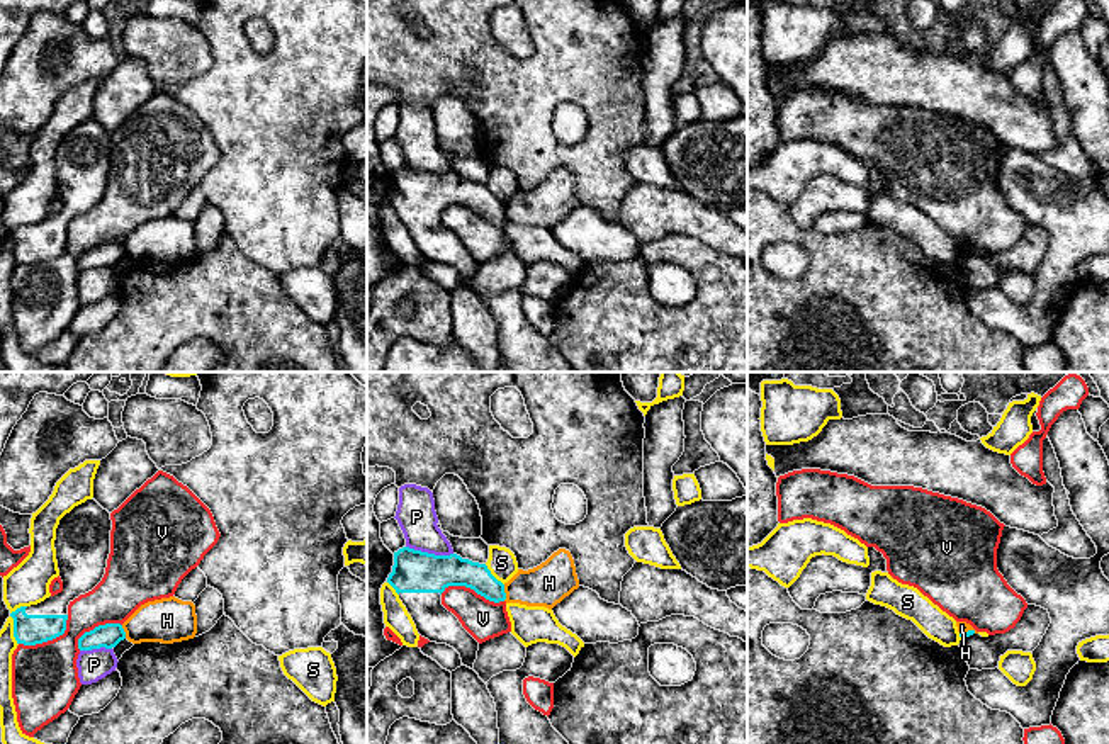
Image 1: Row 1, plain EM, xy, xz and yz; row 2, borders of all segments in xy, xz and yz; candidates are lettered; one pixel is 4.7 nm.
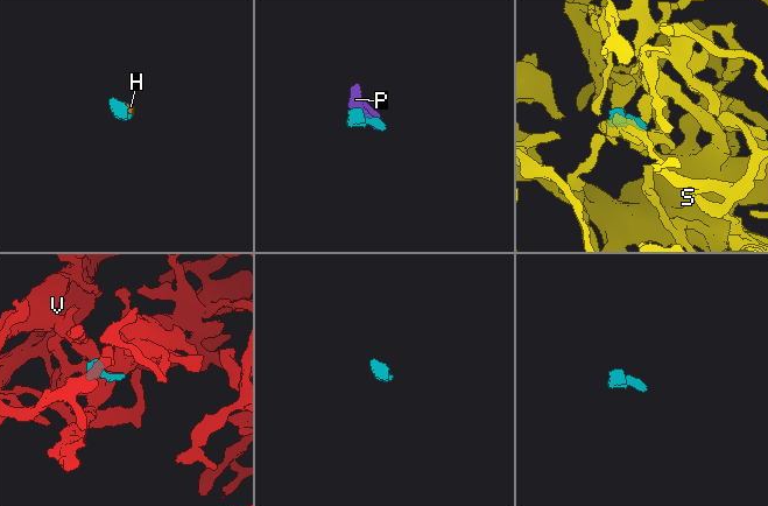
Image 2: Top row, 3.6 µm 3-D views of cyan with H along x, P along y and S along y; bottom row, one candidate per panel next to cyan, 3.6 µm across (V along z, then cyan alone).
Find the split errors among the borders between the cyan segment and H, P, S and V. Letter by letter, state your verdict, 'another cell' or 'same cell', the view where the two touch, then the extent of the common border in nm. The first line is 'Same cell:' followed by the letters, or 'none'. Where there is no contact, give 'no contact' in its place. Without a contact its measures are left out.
Same cell: none
H: another cell; meets cyan in xz; contact 80 nm long
P: another cell; meets cyan in xz; contact 220 nm long
S: another cell; meets cyan in xy; contact 200 nm long
V: another cell; meets cyan in xz; contact 300 nm long

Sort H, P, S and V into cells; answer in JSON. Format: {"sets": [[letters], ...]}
{"sets": [["H"], ["P", "V"], ["S"]]}

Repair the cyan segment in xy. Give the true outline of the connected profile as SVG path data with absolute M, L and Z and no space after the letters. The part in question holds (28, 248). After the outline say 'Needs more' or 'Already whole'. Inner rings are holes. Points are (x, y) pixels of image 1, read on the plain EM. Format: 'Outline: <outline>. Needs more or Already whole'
Outline: M93 117L59 139L54 168L63 211L10 233L17 263L36 265L65 253L68 224L92 211L105 194L110 149L110 132Z. Needs more

